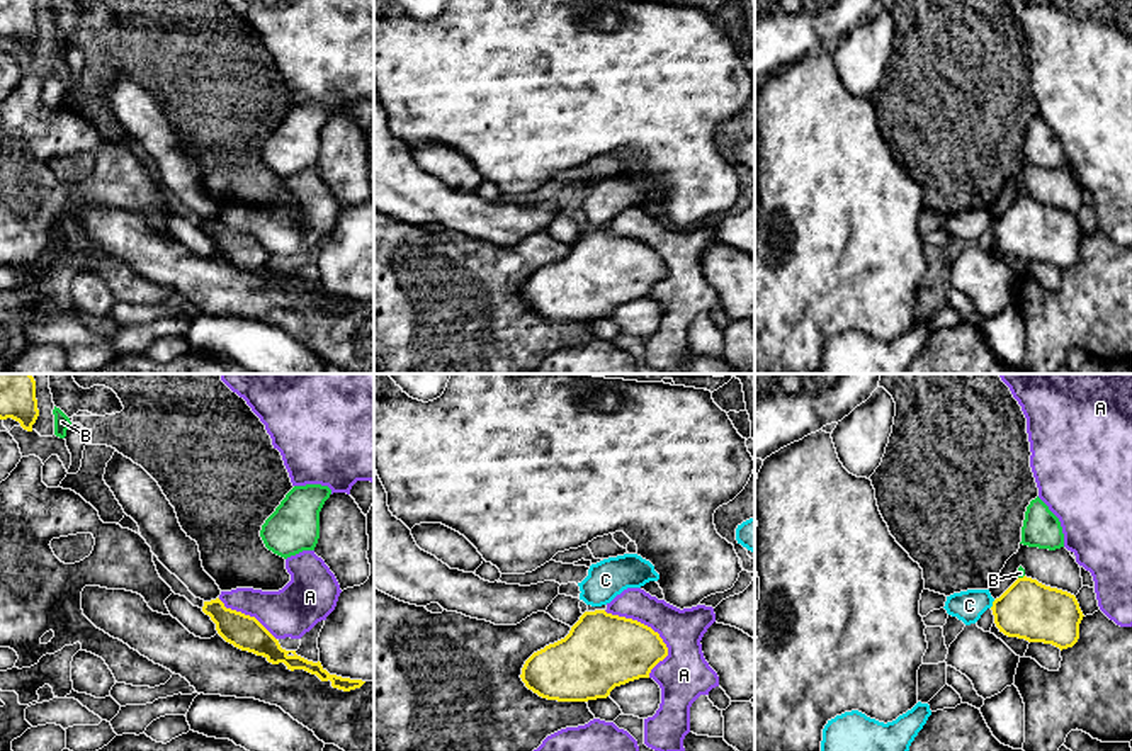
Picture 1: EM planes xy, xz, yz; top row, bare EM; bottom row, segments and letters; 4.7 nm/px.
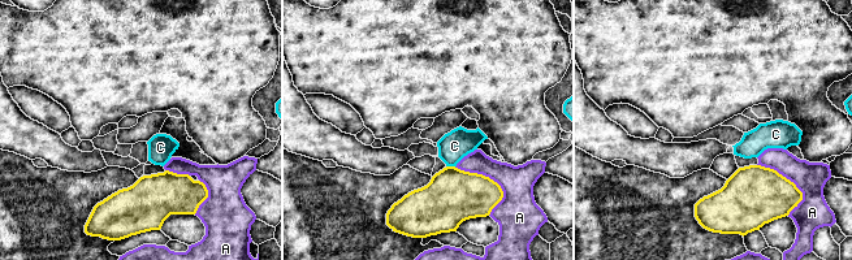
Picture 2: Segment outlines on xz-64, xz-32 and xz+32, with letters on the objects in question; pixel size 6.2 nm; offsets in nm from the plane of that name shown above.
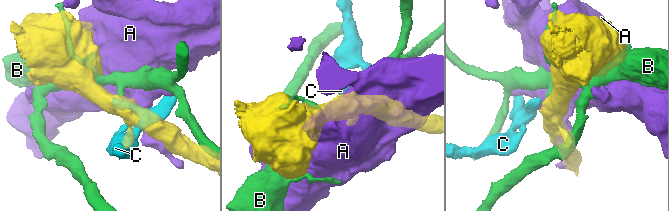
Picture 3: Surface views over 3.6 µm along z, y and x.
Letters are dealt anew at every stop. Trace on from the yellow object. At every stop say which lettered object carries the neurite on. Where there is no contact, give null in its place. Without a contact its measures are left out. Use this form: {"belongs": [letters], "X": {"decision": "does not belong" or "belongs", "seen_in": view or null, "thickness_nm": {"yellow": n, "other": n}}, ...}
{"belongs": [], "A": {"decision": "does not belong", "seen_in": "xz", "thickness_nm": {"yellow": 360, "other": 220}}, "B": {"decision": "does not belong", "seen_in": "yz", "thickness_nm": {"yellow": 280, "other": 50}}, "C": {"decision": "does not belong", "seen_in": "yz", "thickness_nm": {"yellow": 280, "other": 150}}}

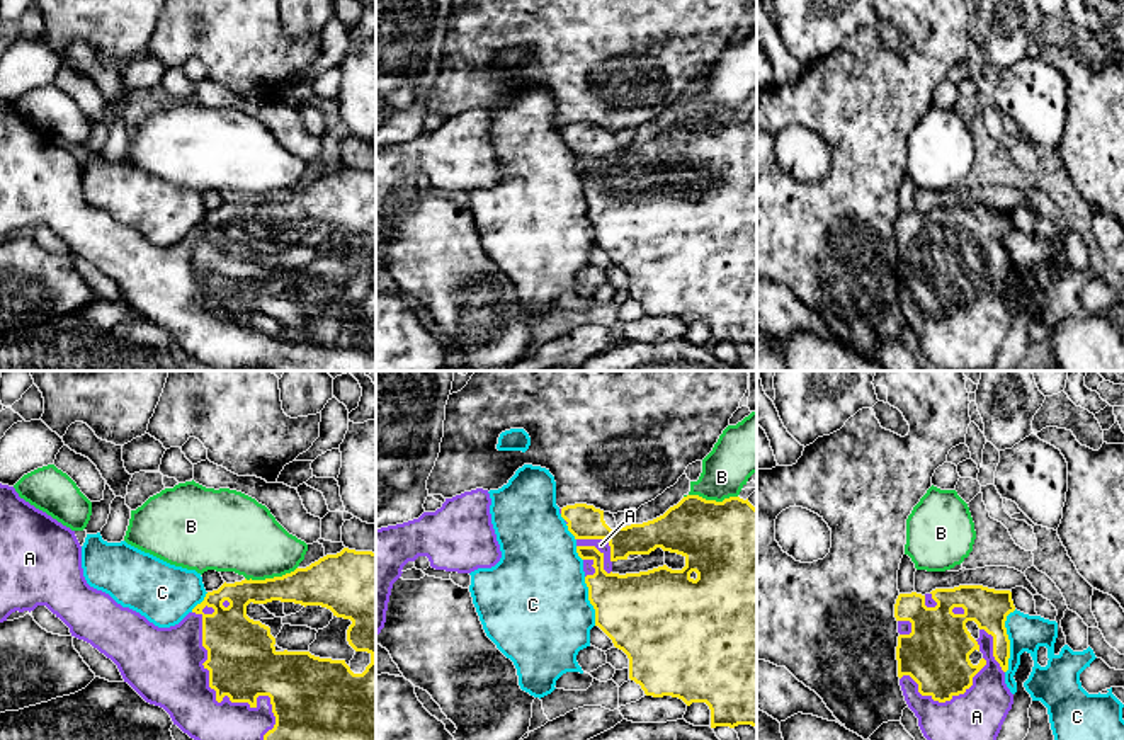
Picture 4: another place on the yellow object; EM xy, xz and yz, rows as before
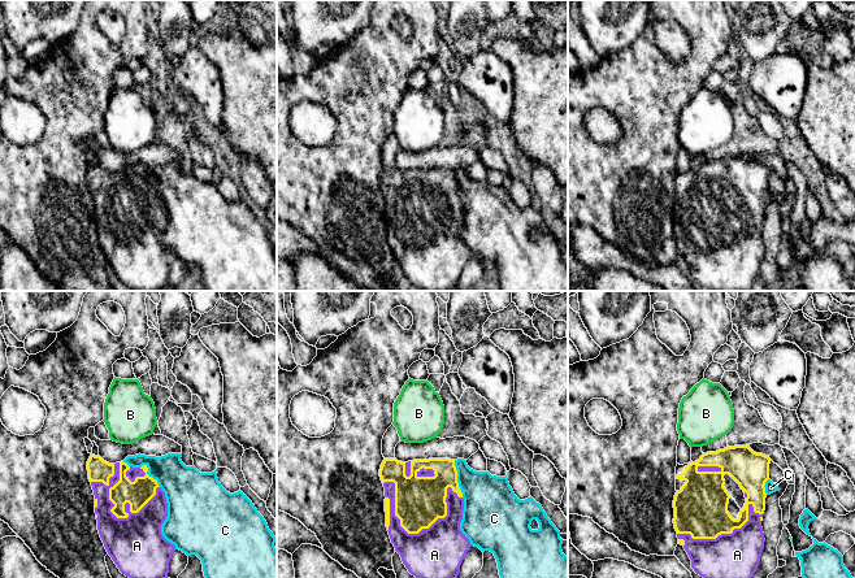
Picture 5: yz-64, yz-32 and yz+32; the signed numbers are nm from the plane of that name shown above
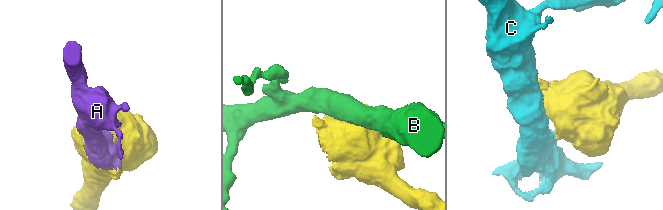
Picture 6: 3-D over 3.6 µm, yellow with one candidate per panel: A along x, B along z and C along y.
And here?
{"belongs": ["A"], "A": {"decision": "belongs", "seen_in": "xy", "thickness_nm": {"yellow": 340, "other": 300}}, "B": {"decision": "does not belong", "seen_in": "xz", "thickness_nm": {"yellow": 420, "other": 240}}, "C": {"decision": "does not belong", "seen_in": "yz", "thickness_nm": {"yellow": 190, "other": 170}}}

